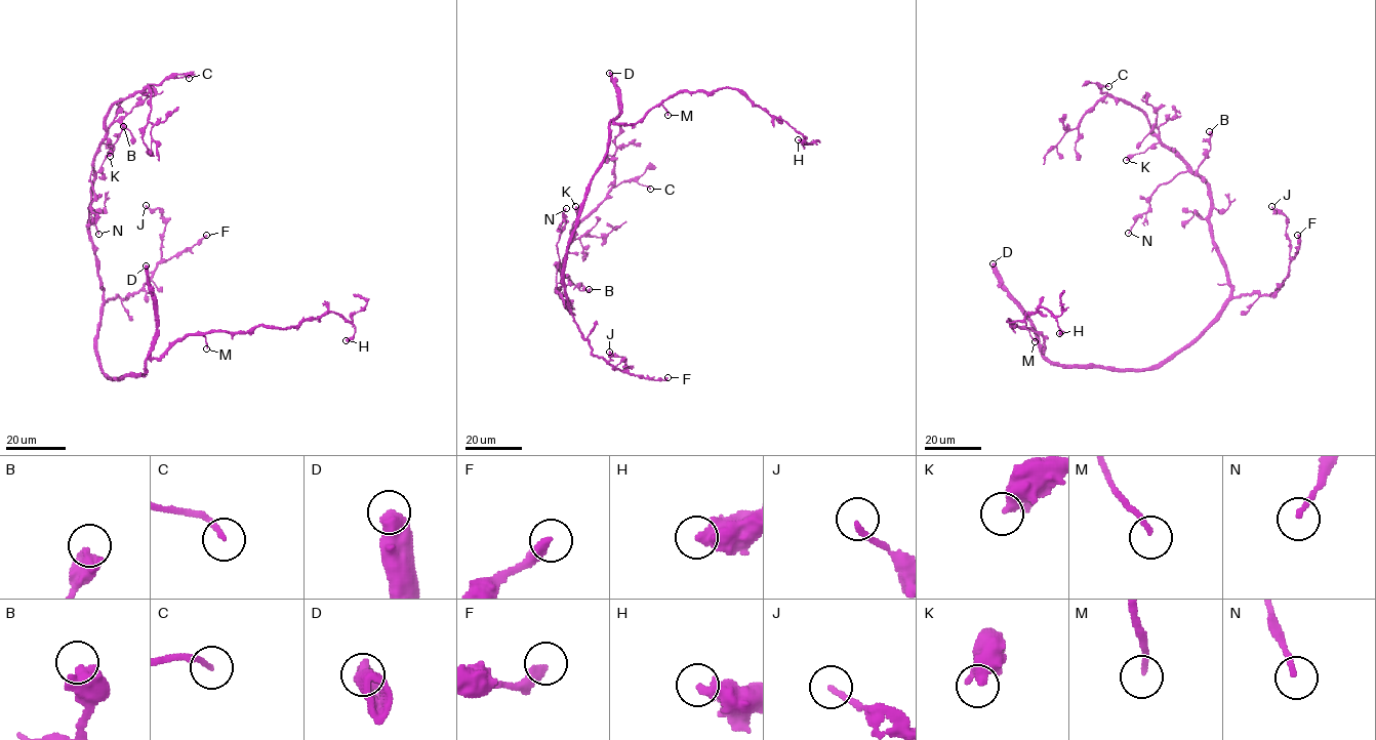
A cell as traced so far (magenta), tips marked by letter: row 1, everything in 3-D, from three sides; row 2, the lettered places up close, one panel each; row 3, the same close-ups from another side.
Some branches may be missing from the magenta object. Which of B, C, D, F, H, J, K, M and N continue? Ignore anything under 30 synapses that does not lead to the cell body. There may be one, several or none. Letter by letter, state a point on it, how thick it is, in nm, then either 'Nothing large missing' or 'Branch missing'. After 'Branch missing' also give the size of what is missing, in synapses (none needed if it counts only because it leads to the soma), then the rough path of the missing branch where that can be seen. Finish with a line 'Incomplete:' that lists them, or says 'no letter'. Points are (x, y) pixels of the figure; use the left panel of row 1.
B: Place: (123, 126). Thickness 600 nm. Nothing large missing
C: Place: (189, 78). Thickness 180 nm. Nothing large missing
D: Place: (146, 265). Thickness 650 nm. Nothing large missing
F: Place: (206, 235). Thickness 360 nm. Nothing large missing
H: Place: (346, 340). Thickness 480 nm. Nothing large missing
J: Place: (146, 205). Thickness 180 nm. Nothing large missing
K: Place: (110, 156). Thickness 480 nm. Nothing large missing
M: Place: (206, 348). Thickness 180 nm. Nothing large missing
N: Place: (98, 234). Thickness 180 nm. Nothing large missing
Incomplete: no letter

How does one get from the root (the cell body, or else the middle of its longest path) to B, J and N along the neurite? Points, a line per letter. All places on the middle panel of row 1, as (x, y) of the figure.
B: (563, 261), (563, 287), (570, 311), (565, 305), (557, 291), (563, 278), (567, 278), (579, 290), (589, 289)
J: (563, 261), (567, 305), (578, 331), (596, 356), (624, 370), (625, 360), (609, 352)
N: (563, 261), (563, 287), (570, 311), (557, 291), (561, 285), (557, 249), (561, 231), (559, 227), (566, 208)

